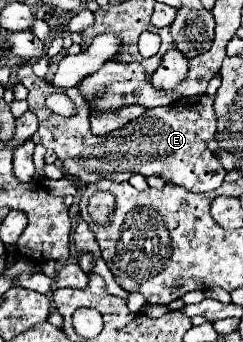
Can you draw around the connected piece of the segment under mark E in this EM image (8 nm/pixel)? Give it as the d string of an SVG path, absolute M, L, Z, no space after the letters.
M31 63L21 65L17 77L29 89L29 111L33 111L39 119L39 129L31 137L33 143L41 143L43 147L51 149L63 161L63 169L71 177L77 177L81 183L95 183L97 179L125 181L135 173L141 173L145 177L163 175L167 182L185 187L193 193L213 191L223 183L225 169L217 161L217 157L207 151L207 143L217 131L213 97L193 95L179 99L177 103L171 103L167 107L147 109L145 115L129 121L125 127L97 137L89 129L89 107L75 87L65 89L63 93L73 99L79 113L75 117L61 117L49 111L45 105L45 97L59 89L49 85L45 79L39 79L31 71Z

